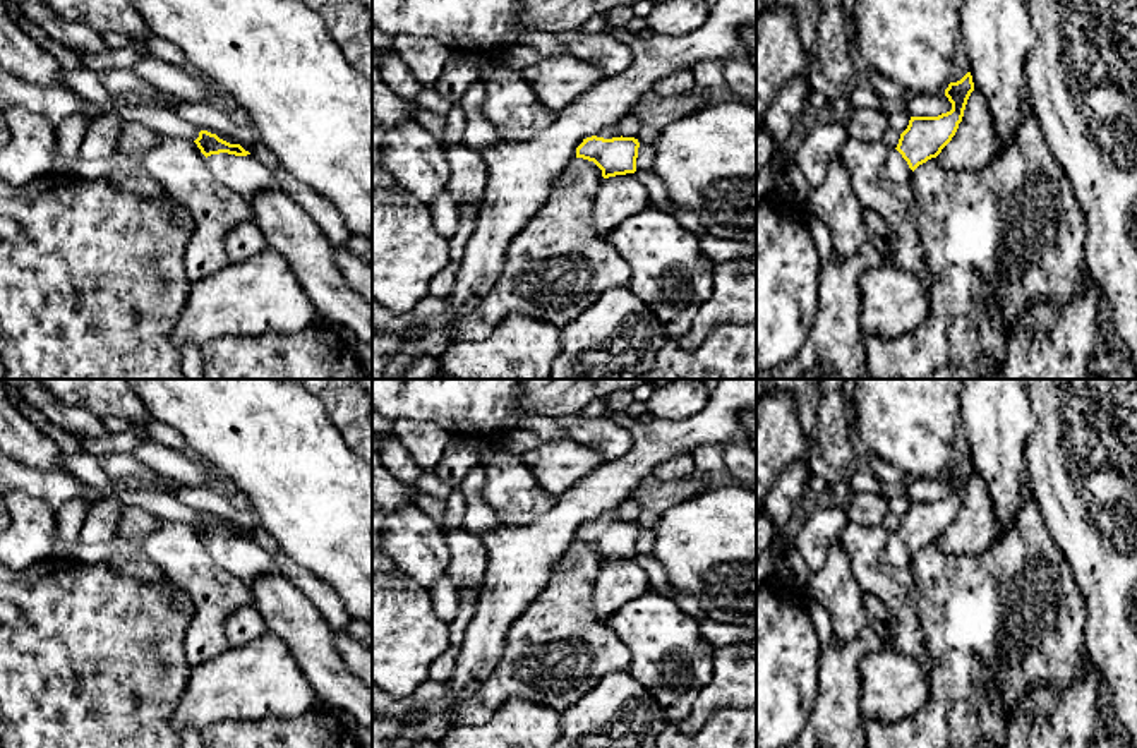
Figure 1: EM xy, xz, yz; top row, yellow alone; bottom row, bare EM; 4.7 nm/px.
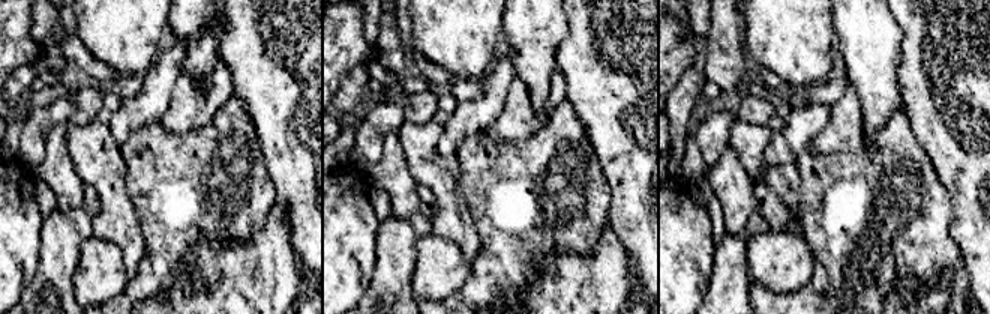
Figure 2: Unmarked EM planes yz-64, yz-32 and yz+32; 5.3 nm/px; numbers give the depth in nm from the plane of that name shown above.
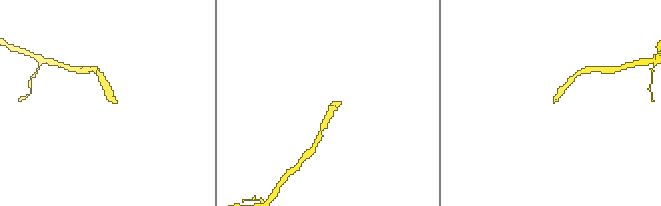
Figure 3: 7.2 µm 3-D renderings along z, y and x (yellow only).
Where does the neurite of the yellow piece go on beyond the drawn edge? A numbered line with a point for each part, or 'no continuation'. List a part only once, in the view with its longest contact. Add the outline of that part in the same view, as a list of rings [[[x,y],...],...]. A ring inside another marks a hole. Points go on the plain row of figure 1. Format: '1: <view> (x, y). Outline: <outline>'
1: xy (246, 560). Outline: [[[228,537],[206,542],[213,561],[252,588],[257,576],[271,575],[278,568],[271,556],[252,539],[235,540]]]

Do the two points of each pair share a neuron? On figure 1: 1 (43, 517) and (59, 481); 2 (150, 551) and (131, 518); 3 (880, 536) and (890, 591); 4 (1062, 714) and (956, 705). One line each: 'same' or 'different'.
1: different
2: different
3: same
4: different

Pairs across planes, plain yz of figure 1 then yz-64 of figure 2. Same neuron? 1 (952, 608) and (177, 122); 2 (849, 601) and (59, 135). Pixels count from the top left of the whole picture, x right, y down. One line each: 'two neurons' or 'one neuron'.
1: two neurons
2: one neuron

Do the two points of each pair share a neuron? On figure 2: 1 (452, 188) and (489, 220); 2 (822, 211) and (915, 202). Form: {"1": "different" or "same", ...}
{"1": "different", "2": "same"}

